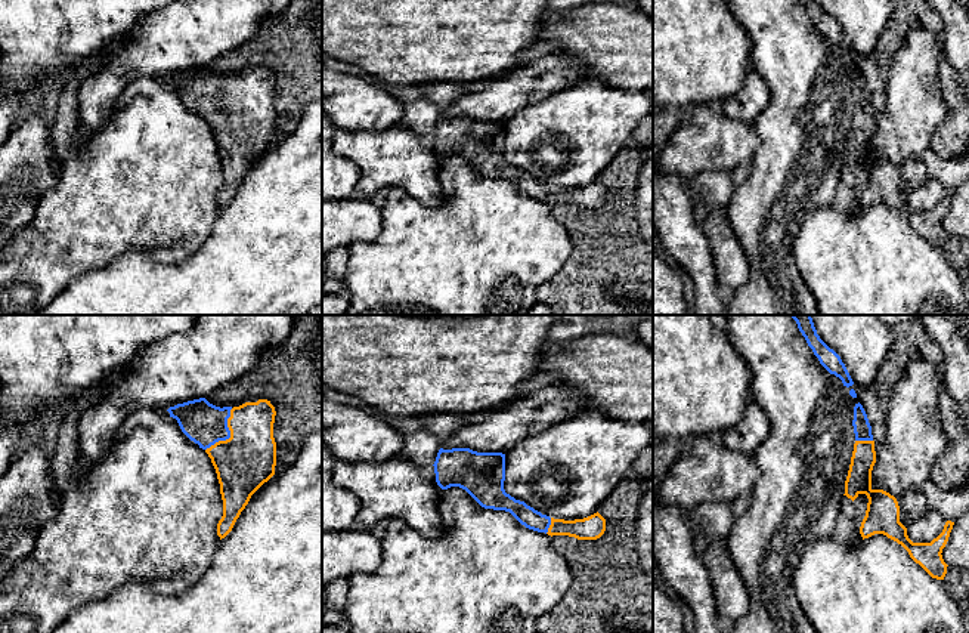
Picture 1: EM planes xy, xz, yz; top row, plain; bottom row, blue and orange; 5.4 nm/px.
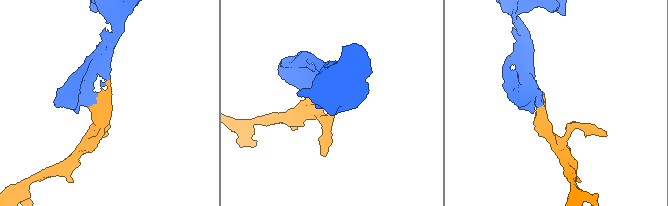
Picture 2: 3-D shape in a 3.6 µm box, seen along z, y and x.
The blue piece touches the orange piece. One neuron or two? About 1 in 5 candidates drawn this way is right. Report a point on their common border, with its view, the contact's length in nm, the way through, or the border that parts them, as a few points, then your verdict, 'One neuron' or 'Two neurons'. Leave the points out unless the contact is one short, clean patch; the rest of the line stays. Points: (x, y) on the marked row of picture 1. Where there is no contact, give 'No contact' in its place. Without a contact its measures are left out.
Touches blue at xy (229, 435). Shared border 280 nm. One neuron

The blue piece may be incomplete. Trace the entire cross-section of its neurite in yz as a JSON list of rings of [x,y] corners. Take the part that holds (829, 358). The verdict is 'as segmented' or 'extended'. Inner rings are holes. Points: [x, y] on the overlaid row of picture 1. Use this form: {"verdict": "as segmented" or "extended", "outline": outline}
{"verdict": "as segmented", "outline": [[[790,315],[802,336],[805,337],[808,346],[812,349],[814,355],[818,358],[820,364],[830,373],[839,377],[843,386],[849,387],[854,385],[845,364],[840,356],[830,349],[817,334],[811,315]]]}

